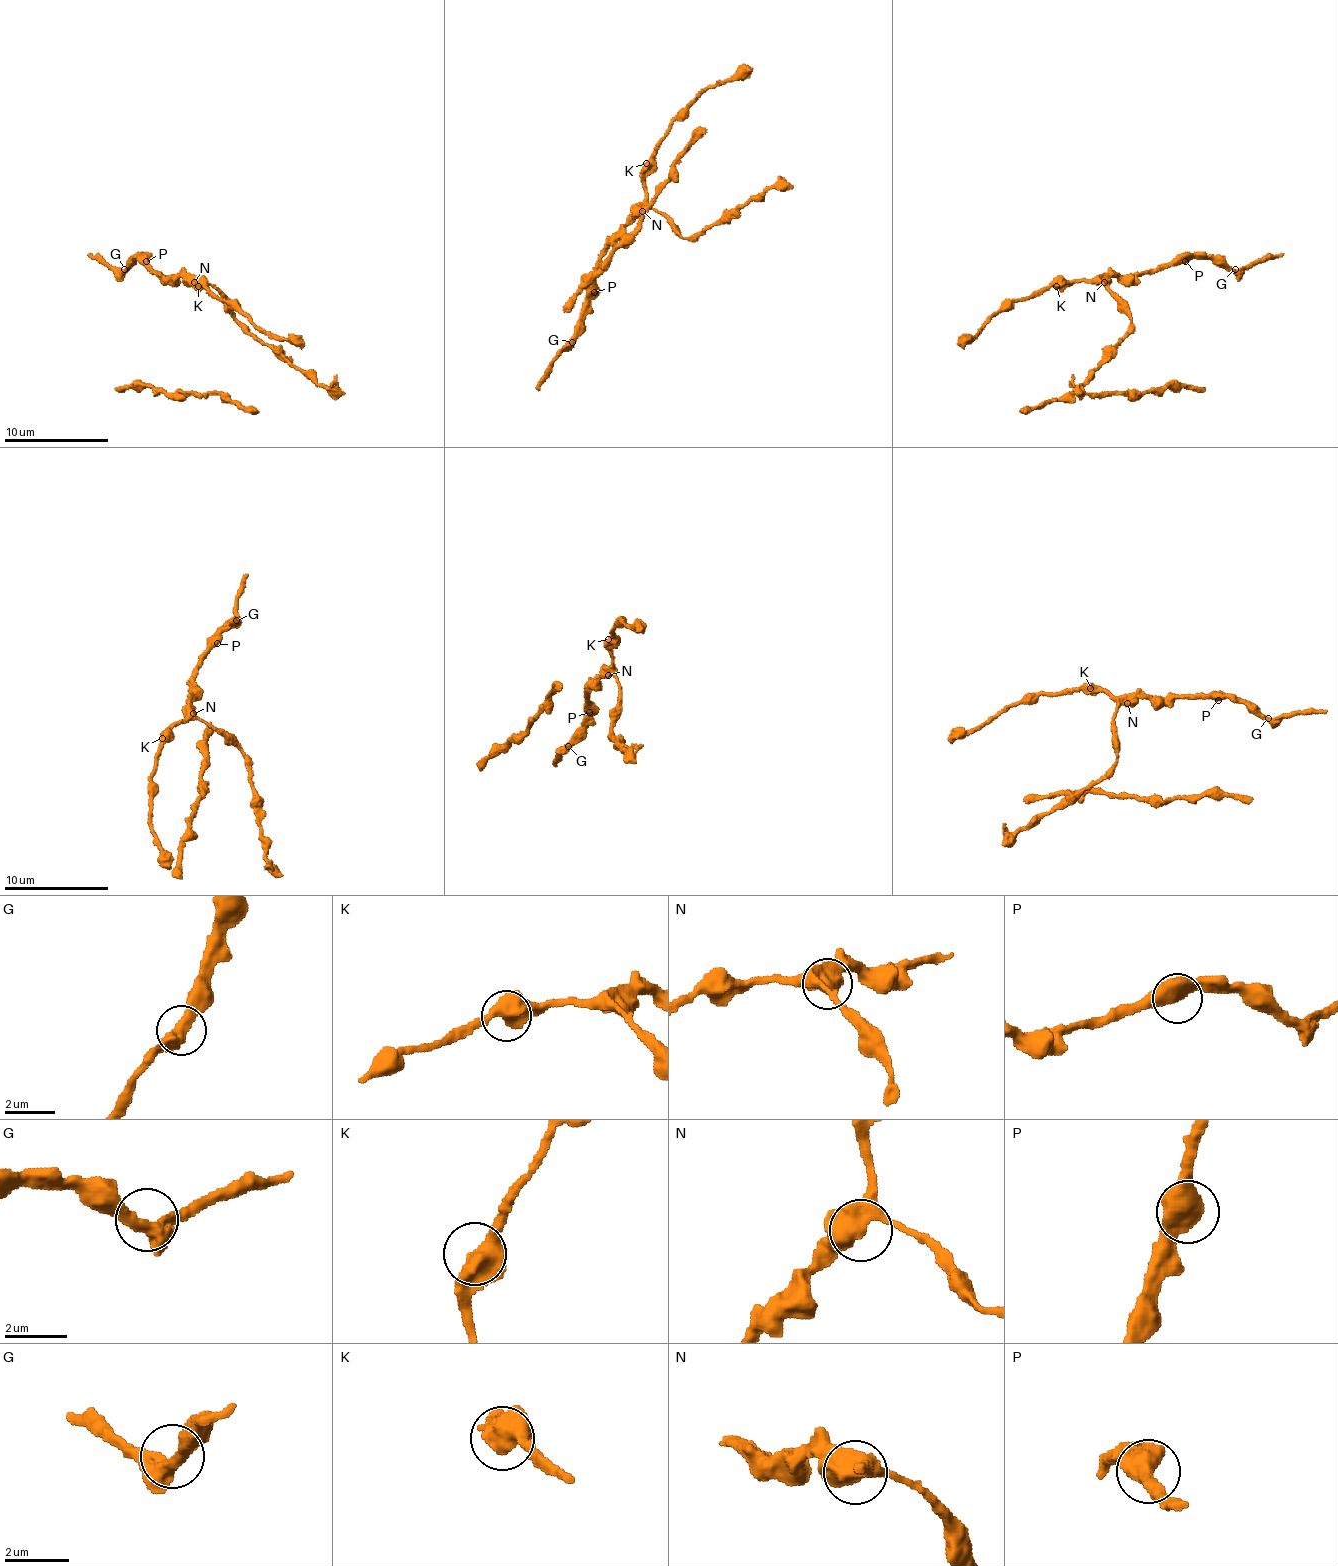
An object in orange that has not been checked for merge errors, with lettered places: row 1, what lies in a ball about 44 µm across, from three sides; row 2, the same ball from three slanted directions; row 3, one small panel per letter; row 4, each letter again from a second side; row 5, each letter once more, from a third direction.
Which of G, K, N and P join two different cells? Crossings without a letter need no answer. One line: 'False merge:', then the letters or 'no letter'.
False merge: no letter

